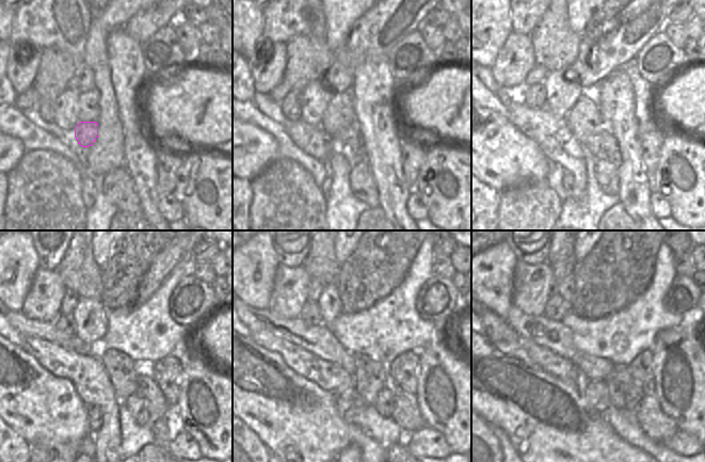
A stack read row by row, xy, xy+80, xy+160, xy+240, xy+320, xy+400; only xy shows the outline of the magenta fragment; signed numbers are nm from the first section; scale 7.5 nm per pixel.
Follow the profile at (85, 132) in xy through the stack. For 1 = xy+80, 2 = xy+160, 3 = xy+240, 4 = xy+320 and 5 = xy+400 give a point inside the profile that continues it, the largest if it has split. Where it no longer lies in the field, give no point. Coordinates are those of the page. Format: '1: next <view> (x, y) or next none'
1: next xy+80 (351, 137)
2: next xy+160 (603, 145)
3: next xy+240 (146, 388)
4: next xy+320 (406, 414)
5: next xy+400 (658, 426)

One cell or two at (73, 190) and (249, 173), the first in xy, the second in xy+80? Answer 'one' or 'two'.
two

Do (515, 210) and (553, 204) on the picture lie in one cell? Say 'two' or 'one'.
one

